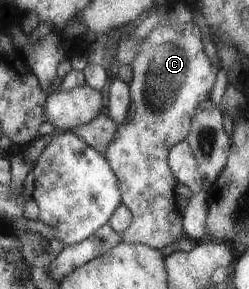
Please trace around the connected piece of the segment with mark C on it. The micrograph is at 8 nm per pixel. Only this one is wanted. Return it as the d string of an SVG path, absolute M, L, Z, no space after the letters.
M186 22L180 32L164 26L152 28L136 44L136 54L128 65L132 70L132 80L128 86L130 105L124 121L117 125L112 142L104 148L102 158L119 183L120 203L130 212L132 218L128 228L121 234L121 241L141 243L160 250L176 242L178 238L184 237L180 218L176 216L177 208L174 201L176 180L168 170L166 156L174 144L185 141L190 128L190 116L196 104L209 97L208 88L214 82L216 68L210 68L210 60L206 58L200 44L200 32L192 22Z

